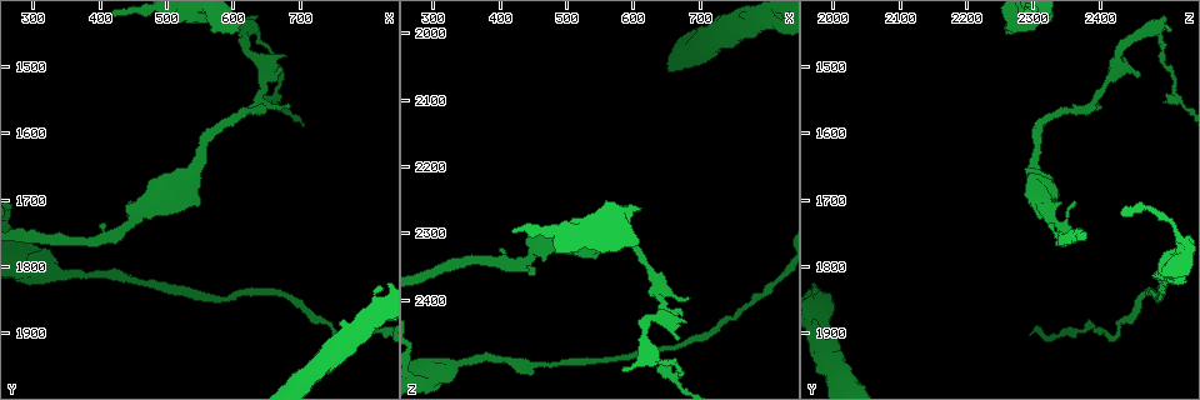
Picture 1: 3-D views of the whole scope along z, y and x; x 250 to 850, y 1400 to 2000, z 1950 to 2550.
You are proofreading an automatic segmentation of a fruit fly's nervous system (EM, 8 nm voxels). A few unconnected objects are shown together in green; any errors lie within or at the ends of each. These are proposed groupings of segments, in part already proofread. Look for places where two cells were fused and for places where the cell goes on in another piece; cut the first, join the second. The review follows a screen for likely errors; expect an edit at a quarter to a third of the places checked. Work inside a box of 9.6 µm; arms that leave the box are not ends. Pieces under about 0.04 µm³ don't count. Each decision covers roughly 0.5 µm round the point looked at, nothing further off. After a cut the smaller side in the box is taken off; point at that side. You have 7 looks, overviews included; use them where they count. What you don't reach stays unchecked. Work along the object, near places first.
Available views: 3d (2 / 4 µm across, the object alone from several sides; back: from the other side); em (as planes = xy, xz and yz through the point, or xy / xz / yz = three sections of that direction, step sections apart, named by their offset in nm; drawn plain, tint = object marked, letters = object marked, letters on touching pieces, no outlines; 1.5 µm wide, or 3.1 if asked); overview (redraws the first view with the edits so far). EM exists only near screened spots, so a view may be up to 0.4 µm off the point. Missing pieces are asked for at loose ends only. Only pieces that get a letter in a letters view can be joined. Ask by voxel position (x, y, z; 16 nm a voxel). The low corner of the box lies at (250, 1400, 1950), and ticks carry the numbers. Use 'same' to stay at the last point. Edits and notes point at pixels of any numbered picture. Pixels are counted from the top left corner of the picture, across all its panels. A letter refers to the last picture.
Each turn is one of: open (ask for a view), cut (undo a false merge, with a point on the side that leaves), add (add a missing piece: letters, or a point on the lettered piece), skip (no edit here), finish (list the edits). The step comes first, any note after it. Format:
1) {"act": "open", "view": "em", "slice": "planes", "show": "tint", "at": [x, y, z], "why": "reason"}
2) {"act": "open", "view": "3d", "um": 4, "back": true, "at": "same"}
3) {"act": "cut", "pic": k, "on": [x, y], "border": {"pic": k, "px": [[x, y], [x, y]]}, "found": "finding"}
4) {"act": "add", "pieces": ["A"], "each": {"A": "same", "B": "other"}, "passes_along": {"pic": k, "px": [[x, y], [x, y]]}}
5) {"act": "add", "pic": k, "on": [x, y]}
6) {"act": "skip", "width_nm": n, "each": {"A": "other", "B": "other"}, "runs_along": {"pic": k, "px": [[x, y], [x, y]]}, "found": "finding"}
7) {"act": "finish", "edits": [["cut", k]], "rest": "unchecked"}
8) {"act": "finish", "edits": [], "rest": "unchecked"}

{"act": "open", "view": "3d", "um": 2, "at": [585, 1445, 2510], "why": "thin end"}

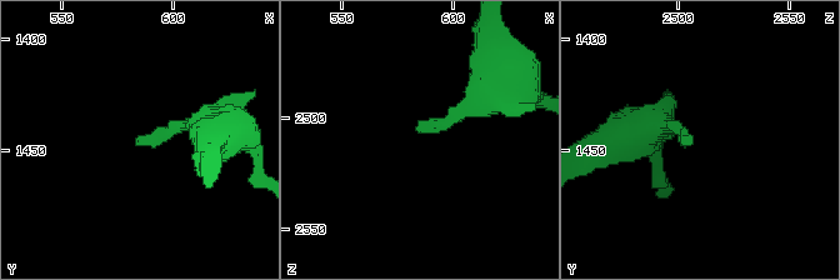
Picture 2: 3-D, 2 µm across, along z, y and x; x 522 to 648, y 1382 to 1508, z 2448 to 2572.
{"act": "open", "view": "em", "slice": "planes", "show": "letters", "at": [584, 1446, 2507]}

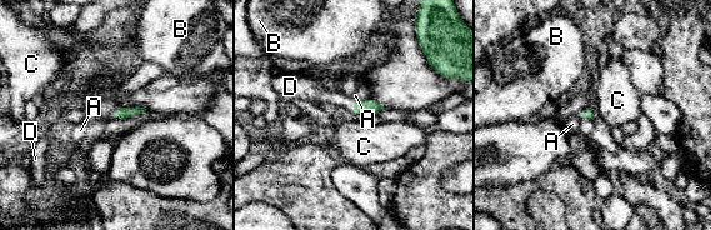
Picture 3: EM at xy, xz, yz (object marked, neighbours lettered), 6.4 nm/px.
{"act": "add", "pic": 3, "on": [316, 94], "each": {"A": "other", "B": "other", "C": "other", "D": "same"}, "passes_along": {"pic": 3, "px": [[361, 106], [354, 104], [316, 94]]}, "found": "it goes on there"}

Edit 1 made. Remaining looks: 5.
{"act": "open", "view": "em", "slice": "planes", "show": "tint", "at": [665, 1555, 2525], "why": "abrupt turn"}

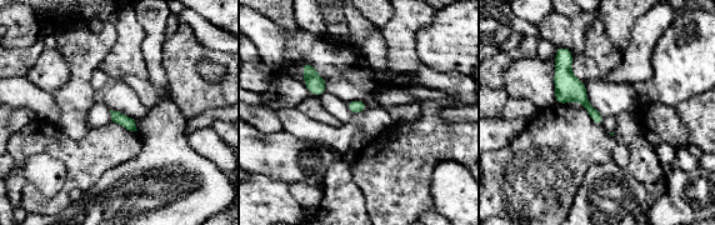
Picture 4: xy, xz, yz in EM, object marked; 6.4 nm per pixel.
{"act": "open", "view": "em", "slice": "planes", "show": "letters", "at": "same", "why": "see the neighbours"}

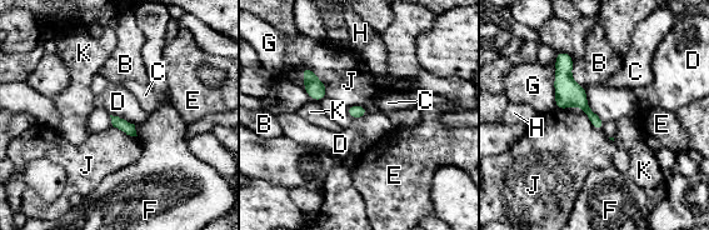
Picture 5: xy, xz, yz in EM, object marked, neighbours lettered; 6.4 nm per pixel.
{"act": "skip", "each": {"B": "other", "C": "other", "D": "other", "E": "other", "F": "other", "G": "other", "H": "other", "J": "other", "K": "other"}, "runs_along": {"pic": 5, "px": [[560, 55], [564, 85], [599, 126]]}, "found": "continuous, no second cell"}

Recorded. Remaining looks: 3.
{"act": "open", "view": "em", "slice": "planes", "show": "letters", "at": [610, 1435, 2260]}

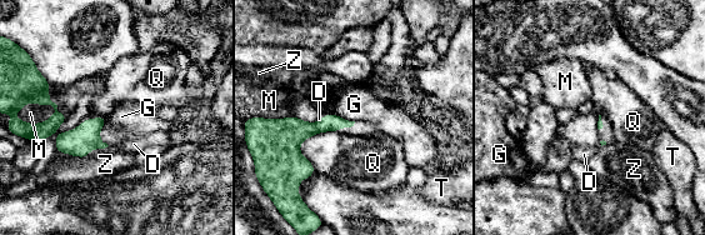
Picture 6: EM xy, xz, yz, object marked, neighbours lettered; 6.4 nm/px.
{"act": "add", "pic": 6, "on": [134, 144], "each": {"D": "same", "G": "other", "M": "other", "Q": "other", "T": "other", "Z": "other"}, "passes_along": {"pic": 6, "px": [[79, 141], [95, 148], [134, 144]]}, "found": "the cell continues"}

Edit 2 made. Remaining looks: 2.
{"act": "finish", "edits": [["add", 3], ["add", 6]], "rest": "unchecked"}

